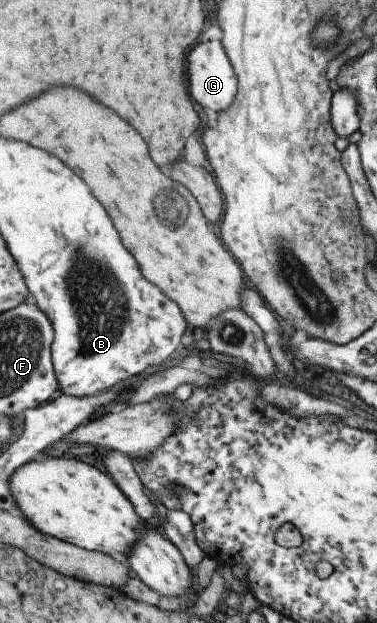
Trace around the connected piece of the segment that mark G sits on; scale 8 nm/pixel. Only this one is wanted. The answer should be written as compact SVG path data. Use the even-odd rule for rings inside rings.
M218 41L198 43L188 53L186 63L188 63L188 85L190 85L190 77L192 77L190 95L194 97L194 101L204 109L212 109L214 113L228 109L236 95L236 77L234 77L234 71L230 67L230 61L228 61L222 45Z

